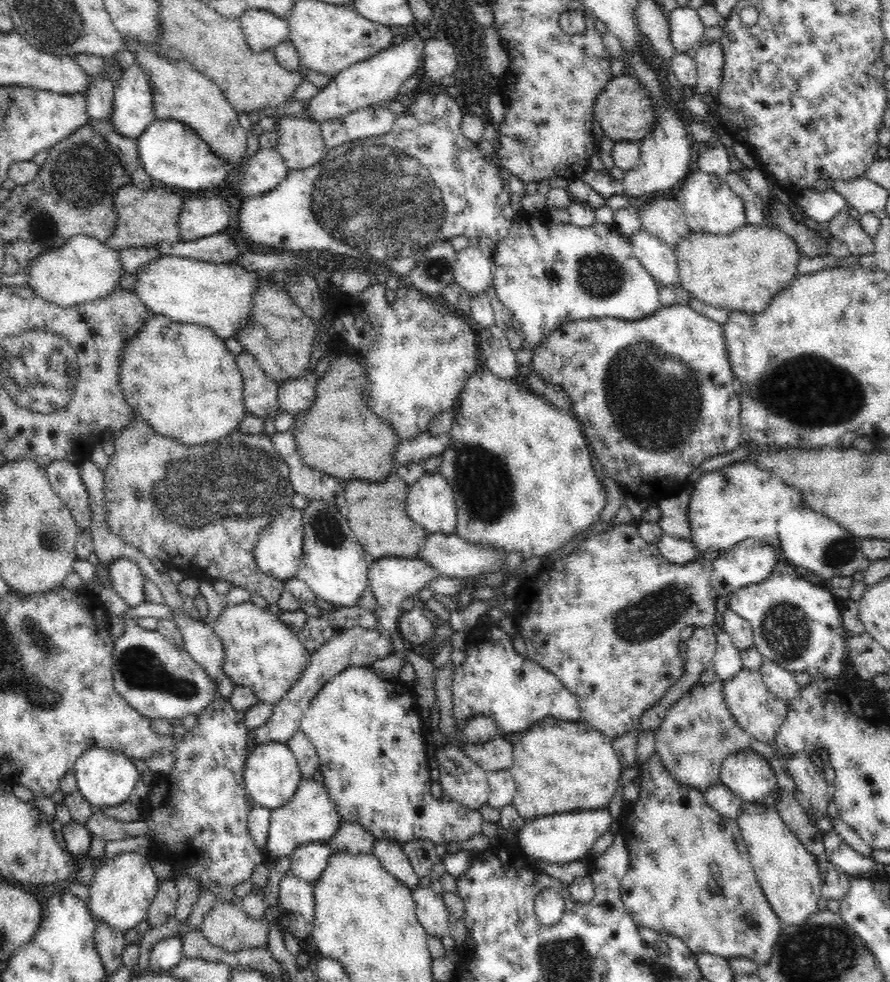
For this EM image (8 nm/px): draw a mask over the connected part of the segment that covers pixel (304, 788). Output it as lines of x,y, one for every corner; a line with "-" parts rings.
312,777
309,780
302,778
295,796
288,804
271,810
269,825
270,832
268,834
270,836
267,838
266,848
270,850
270,854
274,854
278,858
290,858
299,846
312,843
326,844
336,834
341,824
333,810
332,801
328,798
328,792
324,790
324,785
320,784
317,777

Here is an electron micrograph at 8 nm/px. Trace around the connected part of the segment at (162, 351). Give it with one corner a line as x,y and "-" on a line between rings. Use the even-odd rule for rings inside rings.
152,315
150,320
146,322
146,326
142,328
140,334
126,342
126,348
124,348
124,354
122,354
120,385
123,394
126,395
127,402
130,403
135,414
146,418
147,423
160,434
167,435
168,438
174,438
176,441
188,446
203,445
205,442
212,443
228,436
228,434
232,434
232,432
237,432
238,424
244,417
248,416
246,403
243,399
243,375
240,374
236,355
224,345
224,341
223,338
216,336
208,327
179,323
162,315

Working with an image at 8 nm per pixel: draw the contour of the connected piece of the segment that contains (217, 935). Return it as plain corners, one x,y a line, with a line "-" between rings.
218,901
211,911
203,916
200,930
214,947
232,953
243,949
267,948
270,923
266,918
250,918
241,907
233,905
232,902

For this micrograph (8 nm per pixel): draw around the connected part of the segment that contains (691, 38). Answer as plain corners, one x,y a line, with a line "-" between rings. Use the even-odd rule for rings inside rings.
689,7
676,8
669,12
671,18
671,40
676,54
683,54
694,45
700,43
704,35
704,23
701,22
697,10

